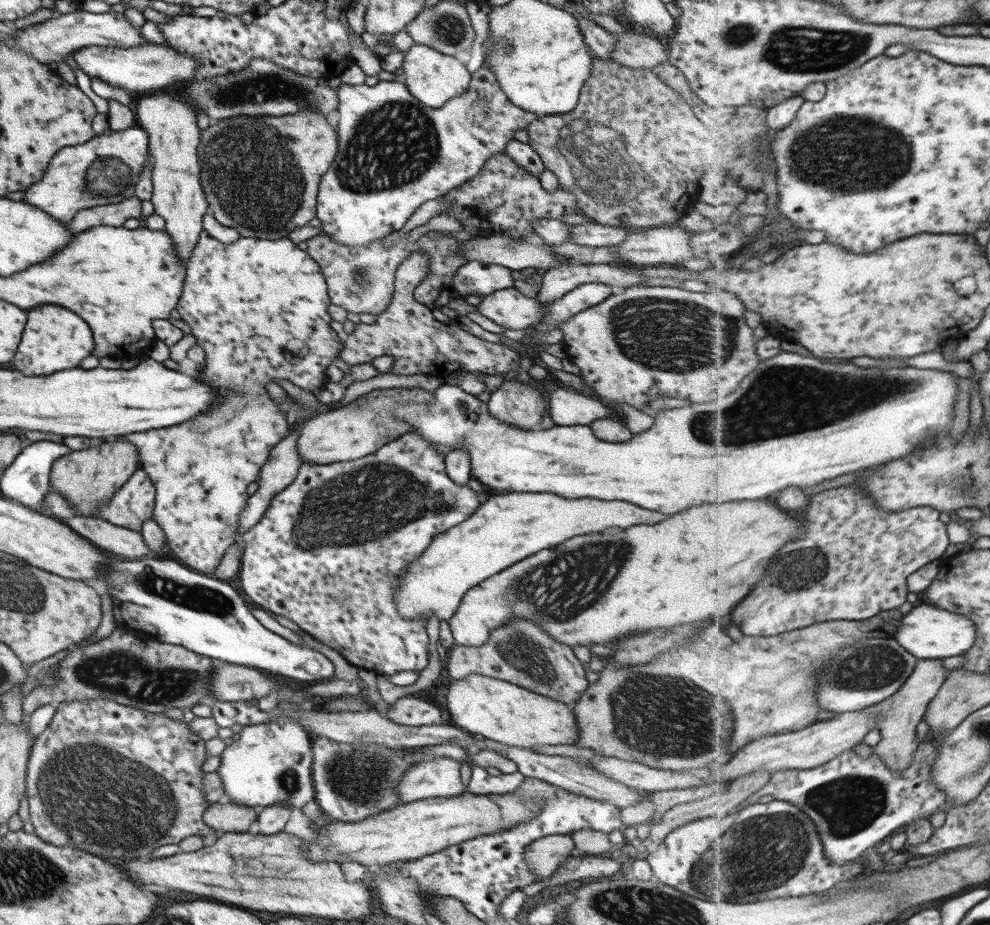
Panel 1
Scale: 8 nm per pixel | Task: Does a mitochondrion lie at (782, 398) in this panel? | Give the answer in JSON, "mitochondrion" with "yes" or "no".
{"mitochondrion":"yes"}

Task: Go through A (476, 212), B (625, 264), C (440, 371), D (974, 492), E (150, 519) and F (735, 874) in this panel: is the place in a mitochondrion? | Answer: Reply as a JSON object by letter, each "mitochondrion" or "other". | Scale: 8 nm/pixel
{"A":"other","B":"other","C":"other","D":"mitochondrion","E":"other","F":"mitochondrion"}

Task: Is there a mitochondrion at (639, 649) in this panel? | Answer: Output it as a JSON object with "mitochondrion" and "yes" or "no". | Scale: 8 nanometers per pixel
{"mitochondrion":"yes"}

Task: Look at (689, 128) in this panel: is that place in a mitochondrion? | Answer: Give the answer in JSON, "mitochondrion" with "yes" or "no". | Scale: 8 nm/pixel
{"mitochondrion":"no"}

